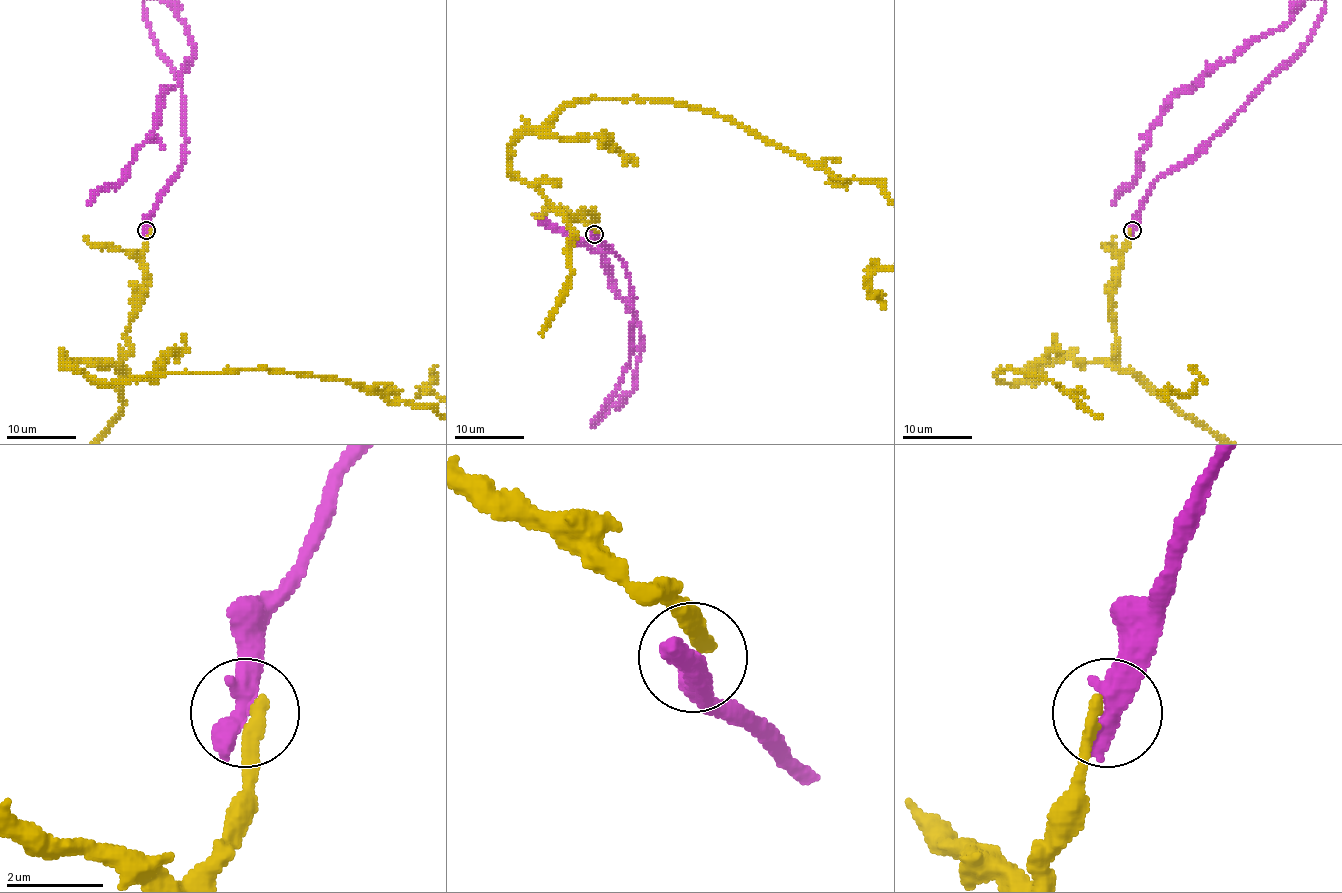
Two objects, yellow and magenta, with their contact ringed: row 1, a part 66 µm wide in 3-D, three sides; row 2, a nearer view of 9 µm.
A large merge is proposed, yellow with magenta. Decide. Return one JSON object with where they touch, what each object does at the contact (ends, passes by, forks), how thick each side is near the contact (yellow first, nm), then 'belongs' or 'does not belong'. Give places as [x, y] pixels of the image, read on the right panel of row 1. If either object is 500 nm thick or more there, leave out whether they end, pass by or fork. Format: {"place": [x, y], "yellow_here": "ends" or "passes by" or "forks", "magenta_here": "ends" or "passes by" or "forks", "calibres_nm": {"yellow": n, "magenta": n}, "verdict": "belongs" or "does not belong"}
{"place": [1132, 230], "calibres_nm": {"yellow": 300, "magenta": 600}, "verdict": "does not belong"}

